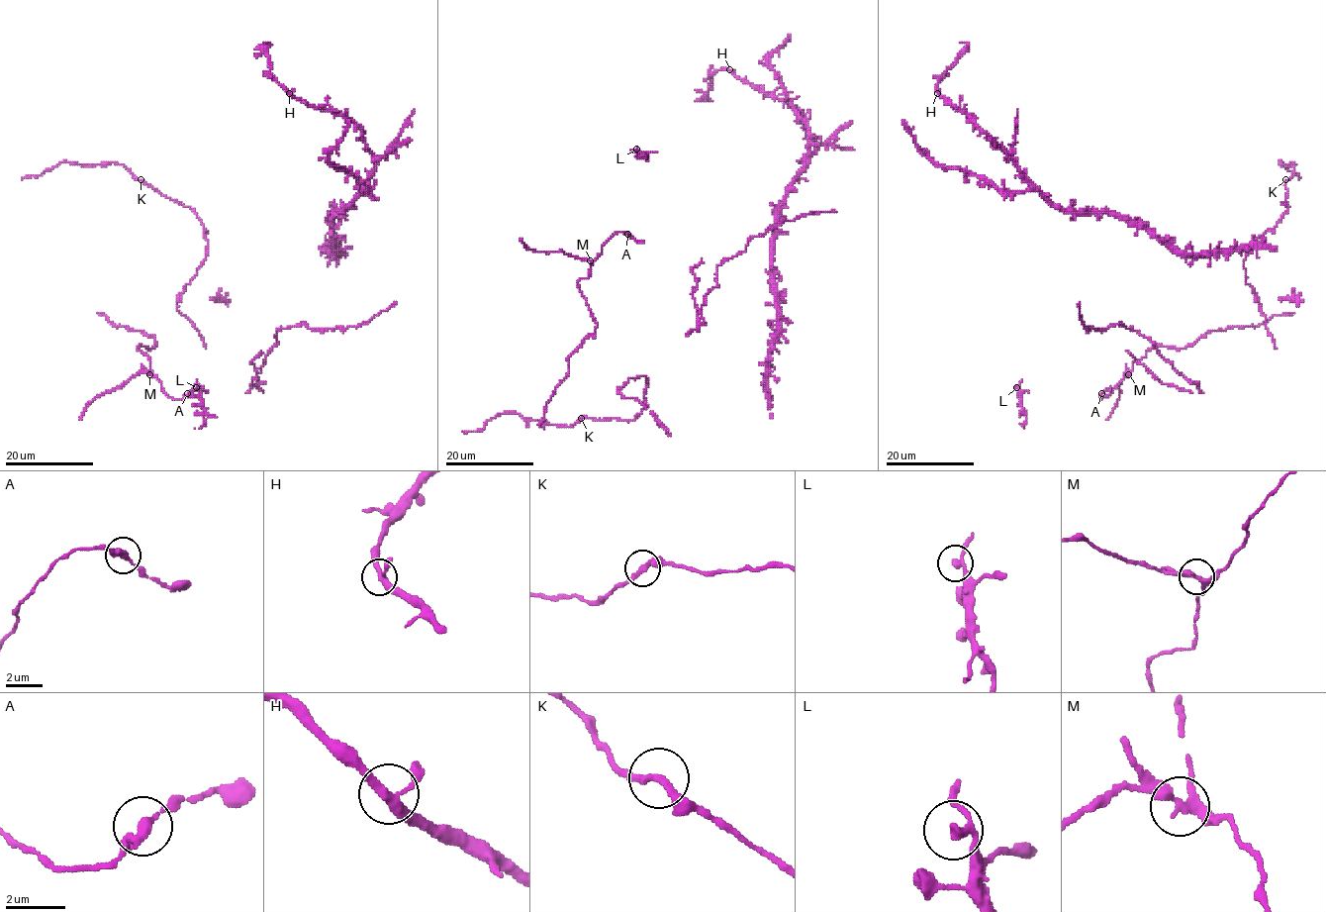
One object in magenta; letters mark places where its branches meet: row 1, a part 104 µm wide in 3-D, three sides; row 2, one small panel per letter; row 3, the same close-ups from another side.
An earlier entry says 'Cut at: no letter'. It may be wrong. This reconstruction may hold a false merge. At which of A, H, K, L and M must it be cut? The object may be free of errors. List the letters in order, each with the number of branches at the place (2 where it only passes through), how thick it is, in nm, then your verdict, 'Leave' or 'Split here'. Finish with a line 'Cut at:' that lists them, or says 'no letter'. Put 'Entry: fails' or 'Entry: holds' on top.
Entry: fails
A: Branches: 2. Thickness 280 nm. Leave
H: Branches: 3. Thickness 280 nm. Leave
K: Branches: 2. Thickness 280 nm. Leave
L: Branches: 2. Thickness 240 nm. Leave
M: Branches: 3. Thickness 260 nm. Split here
Cut at: M

